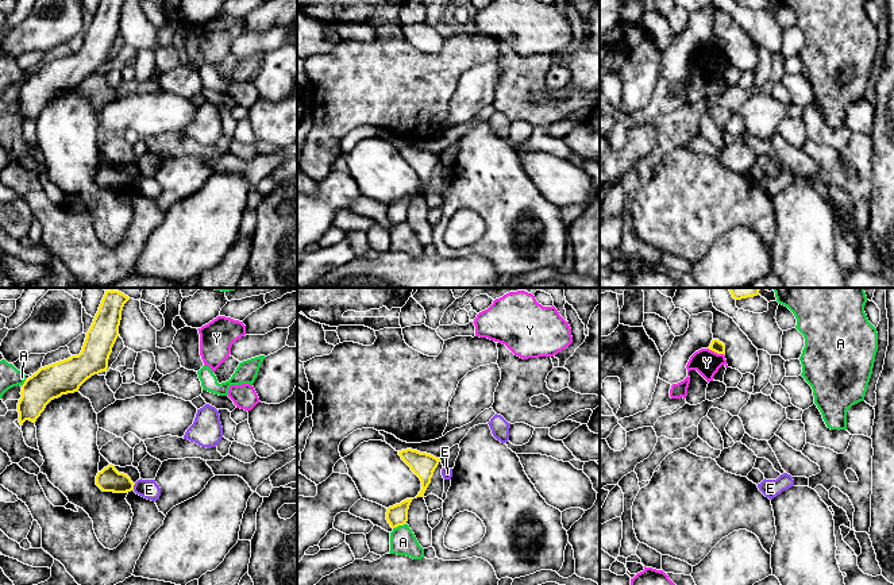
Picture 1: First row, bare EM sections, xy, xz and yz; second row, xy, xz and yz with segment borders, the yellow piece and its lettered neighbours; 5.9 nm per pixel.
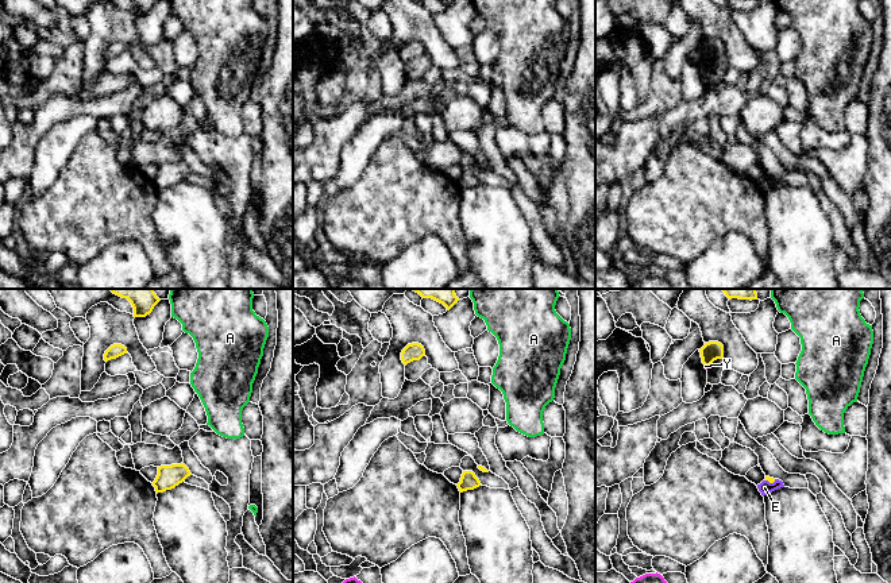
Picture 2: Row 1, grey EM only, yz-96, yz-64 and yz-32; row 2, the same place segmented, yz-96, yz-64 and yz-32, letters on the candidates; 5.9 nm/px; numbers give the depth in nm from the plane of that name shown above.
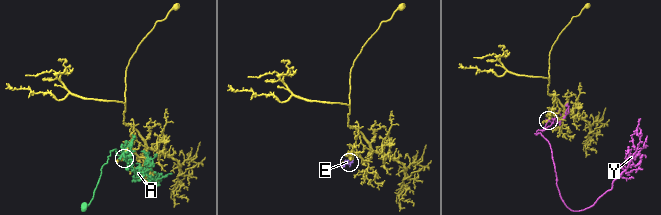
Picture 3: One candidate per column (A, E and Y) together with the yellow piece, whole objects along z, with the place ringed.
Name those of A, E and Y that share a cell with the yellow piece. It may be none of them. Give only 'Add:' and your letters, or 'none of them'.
Add: none of them

